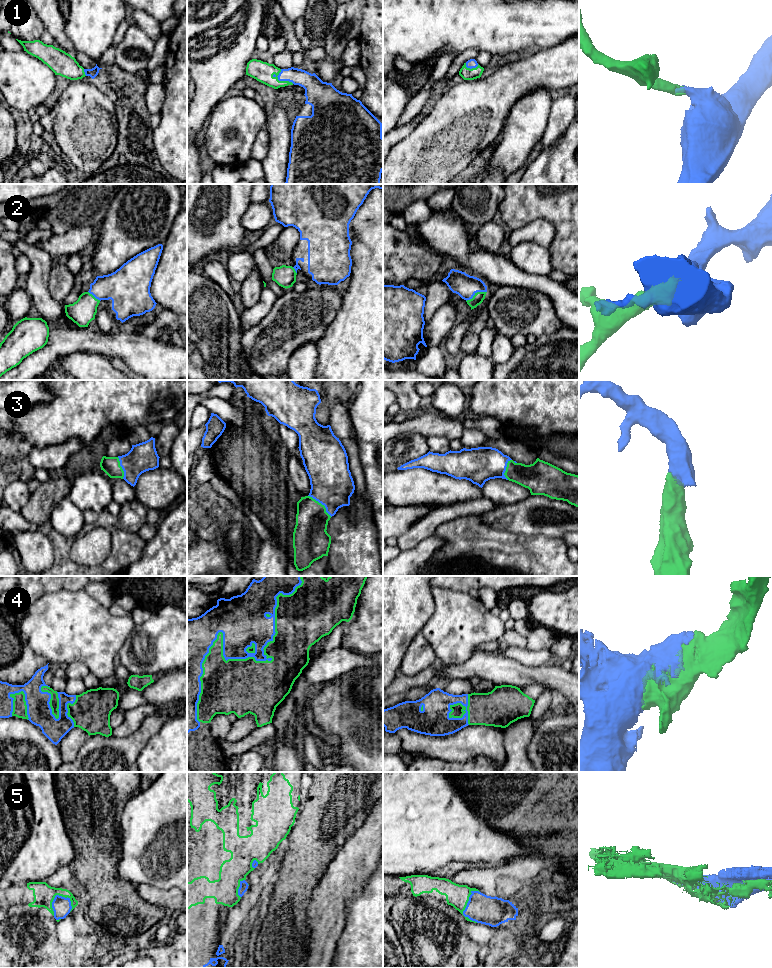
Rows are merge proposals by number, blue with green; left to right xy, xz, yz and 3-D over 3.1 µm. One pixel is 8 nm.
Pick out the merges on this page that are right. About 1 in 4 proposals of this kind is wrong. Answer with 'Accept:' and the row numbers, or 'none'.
Accept: 1, 2, 3, 4, 5

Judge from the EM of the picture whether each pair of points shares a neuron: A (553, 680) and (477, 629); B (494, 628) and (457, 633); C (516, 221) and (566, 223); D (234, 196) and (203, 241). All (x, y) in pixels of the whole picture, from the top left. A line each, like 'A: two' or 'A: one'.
A: two
B: one
C: one
D: one

